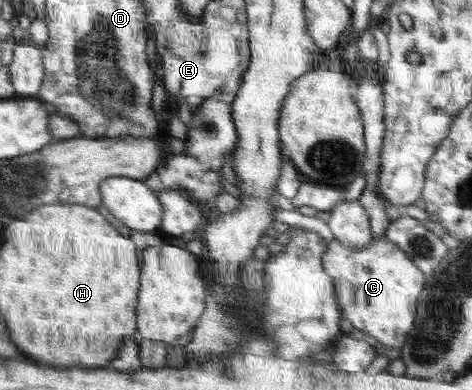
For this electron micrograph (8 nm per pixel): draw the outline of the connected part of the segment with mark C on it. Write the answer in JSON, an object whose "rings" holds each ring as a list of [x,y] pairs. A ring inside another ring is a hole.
{"rings":[[[385,236],[372,238],[365,247],[359,249],[345,247],[335,238],[325,242],[327,249],[321,255],[322,268],[333,280],[334,296],[342,318],[347,319],[355,329],[365,331],[387,347],[401,347],[414,326],[417,300],[427,276],[407,258],[402,249]]]}

